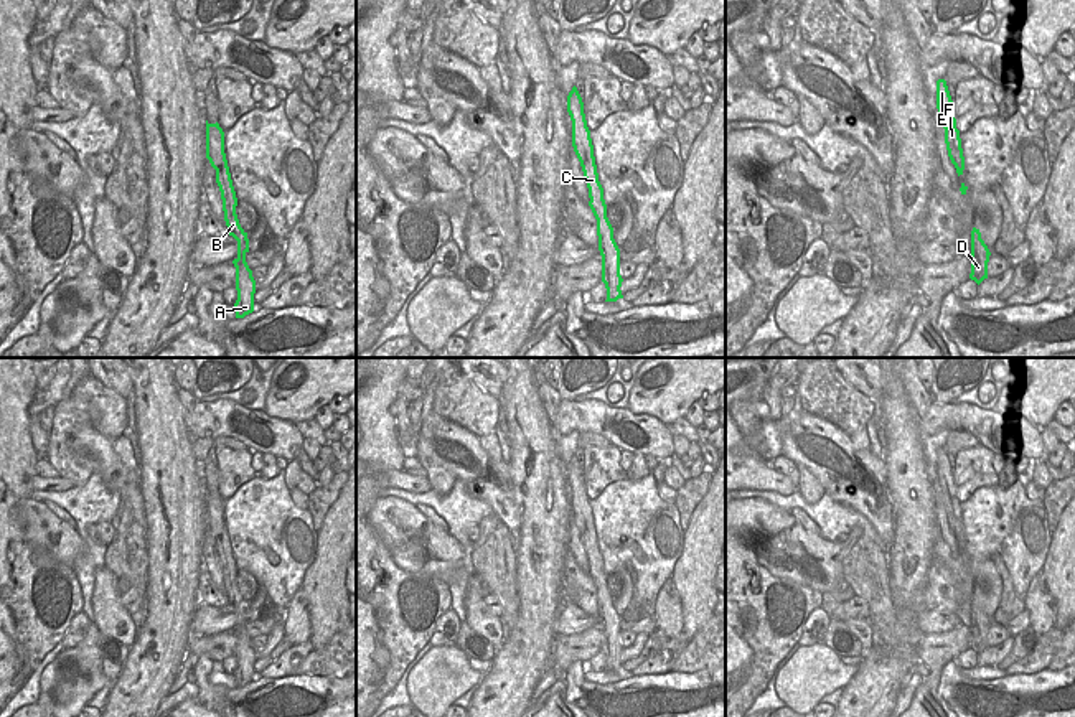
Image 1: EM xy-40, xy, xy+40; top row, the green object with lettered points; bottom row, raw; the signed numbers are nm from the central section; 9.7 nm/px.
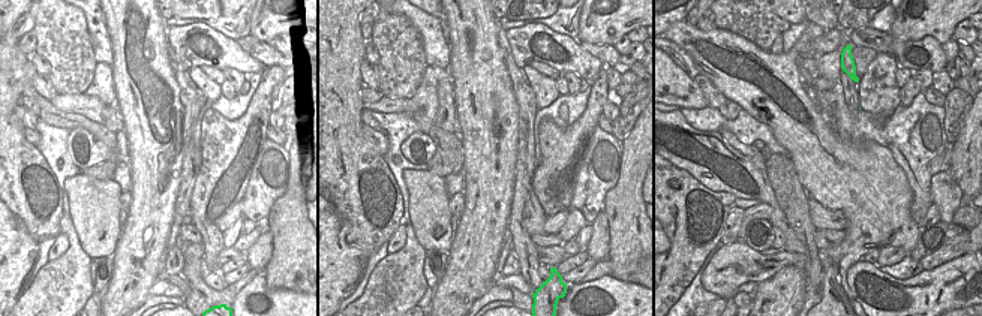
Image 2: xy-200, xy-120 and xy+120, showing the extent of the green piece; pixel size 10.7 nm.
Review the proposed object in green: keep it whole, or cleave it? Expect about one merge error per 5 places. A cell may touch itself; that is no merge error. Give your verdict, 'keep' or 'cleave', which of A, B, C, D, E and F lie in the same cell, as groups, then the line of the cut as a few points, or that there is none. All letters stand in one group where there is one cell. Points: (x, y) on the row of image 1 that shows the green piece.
keep; A B C D E F; no cut

